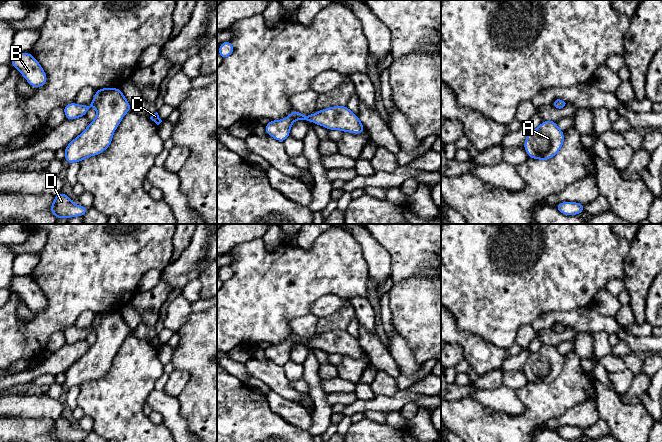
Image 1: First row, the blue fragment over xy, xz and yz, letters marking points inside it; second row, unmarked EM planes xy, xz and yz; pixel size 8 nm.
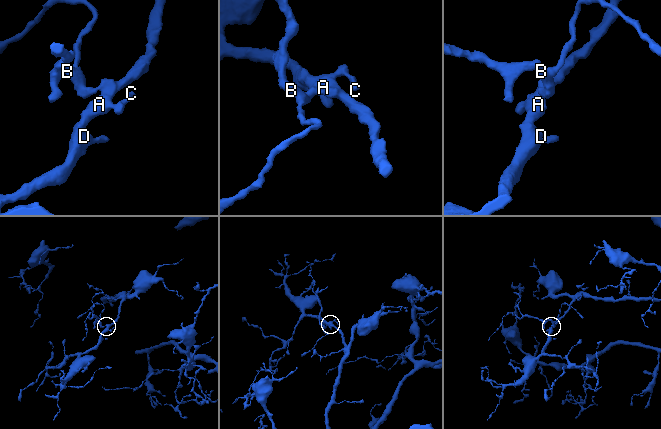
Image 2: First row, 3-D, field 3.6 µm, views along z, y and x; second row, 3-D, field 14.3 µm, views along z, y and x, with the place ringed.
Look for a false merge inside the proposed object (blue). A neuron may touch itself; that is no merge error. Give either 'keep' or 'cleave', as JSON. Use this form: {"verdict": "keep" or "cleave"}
{"verdict": "keep"}

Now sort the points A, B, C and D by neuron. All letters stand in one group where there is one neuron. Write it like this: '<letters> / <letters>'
A B C D

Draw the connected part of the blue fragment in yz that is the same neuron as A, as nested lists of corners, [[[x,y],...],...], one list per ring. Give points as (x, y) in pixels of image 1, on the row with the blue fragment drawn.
[[[544,120],[538,128],[529,129],[524,149],[529,158],[548,160],[557,155],[564,143],[564,132],[555,121]]]

